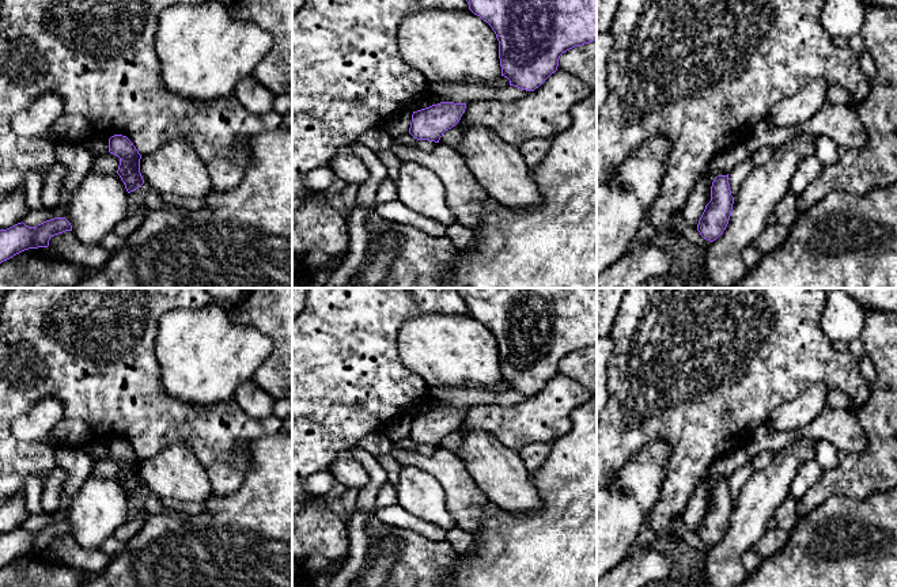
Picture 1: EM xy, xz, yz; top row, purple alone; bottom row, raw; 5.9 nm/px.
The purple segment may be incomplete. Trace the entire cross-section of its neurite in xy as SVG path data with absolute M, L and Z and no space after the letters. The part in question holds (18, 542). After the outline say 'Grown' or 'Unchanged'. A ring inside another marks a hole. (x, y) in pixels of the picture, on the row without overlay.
M54 522L37 531L29 531L22 526L0 534L0 568L24 554L48 552L52 541L65 535L72 535L72 530L65 522Z. Unchanged

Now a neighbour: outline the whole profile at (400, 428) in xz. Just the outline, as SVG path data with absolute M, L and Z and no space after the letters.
M412 414L401 416L395 419L391 425L385 431L386 435L393 440L404 440L409 438L410 427L412 427Z

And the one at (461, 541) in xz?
M458 527L447 531L447 541L451 544L458 556L468 554L474 545L474 537L470 533L466 533L465 530L461 530Z

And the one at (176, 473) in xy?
M173 444L141 461L140 477L148 493L159 499L204 503L212 495L205 467L185 444Z

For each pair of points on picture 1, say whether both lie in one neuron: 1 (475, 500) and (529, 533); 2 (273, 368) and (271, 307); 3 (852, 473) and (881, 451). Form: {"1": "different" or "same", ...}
{"1": "different", "2": "same", "3": "same"}

